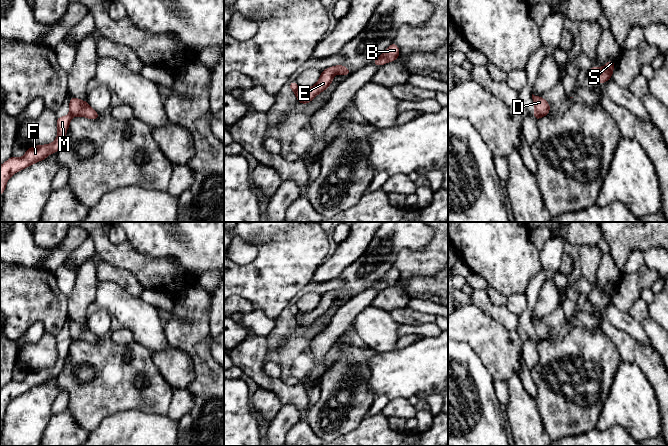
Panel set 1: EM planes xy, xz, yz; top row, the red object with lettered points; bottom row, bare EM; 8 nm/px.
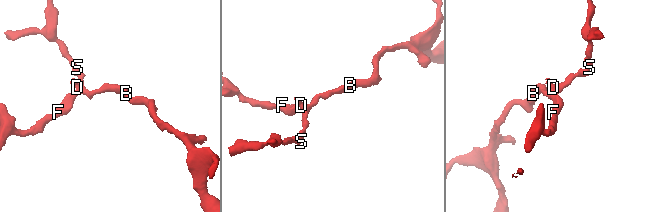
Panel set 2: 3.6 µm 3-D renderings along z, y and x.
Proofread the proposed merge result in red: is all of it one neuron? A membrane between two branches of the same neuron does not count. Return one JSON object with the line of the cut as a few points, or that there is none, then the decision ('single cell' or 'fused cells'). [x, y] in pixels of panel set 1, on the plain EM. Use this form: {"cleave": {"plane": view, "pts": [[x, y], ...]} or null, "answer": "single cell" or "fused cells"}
{"cleave": {"plane": "xz", "pts": [[298, 311], [294, 315]]}, "answer": "fused cells"}

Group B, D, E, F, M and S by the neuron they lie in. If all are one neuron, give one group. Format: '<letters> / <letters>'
B D E S / F M

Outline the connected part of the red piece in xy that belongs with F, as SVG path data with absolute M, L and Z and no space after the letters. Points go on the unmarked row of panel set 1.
M71 337L64 341L57 341L58 358L52 368L30 371L22 382L12 380L0 390L0 419L3 419L6 407L13 398L59 375L64 367L65 358L72 342L73 339Z

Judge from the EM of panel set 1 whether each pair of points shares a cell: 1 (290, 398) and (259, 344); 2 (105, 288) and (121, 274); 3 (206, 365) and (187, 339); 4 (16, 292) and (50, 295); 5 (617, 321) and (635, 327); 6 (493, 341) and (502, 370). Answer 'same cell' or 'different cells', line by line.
1: same cell
2: different cells
3: same cell
4: same cell
5: same cell
6: same cell

